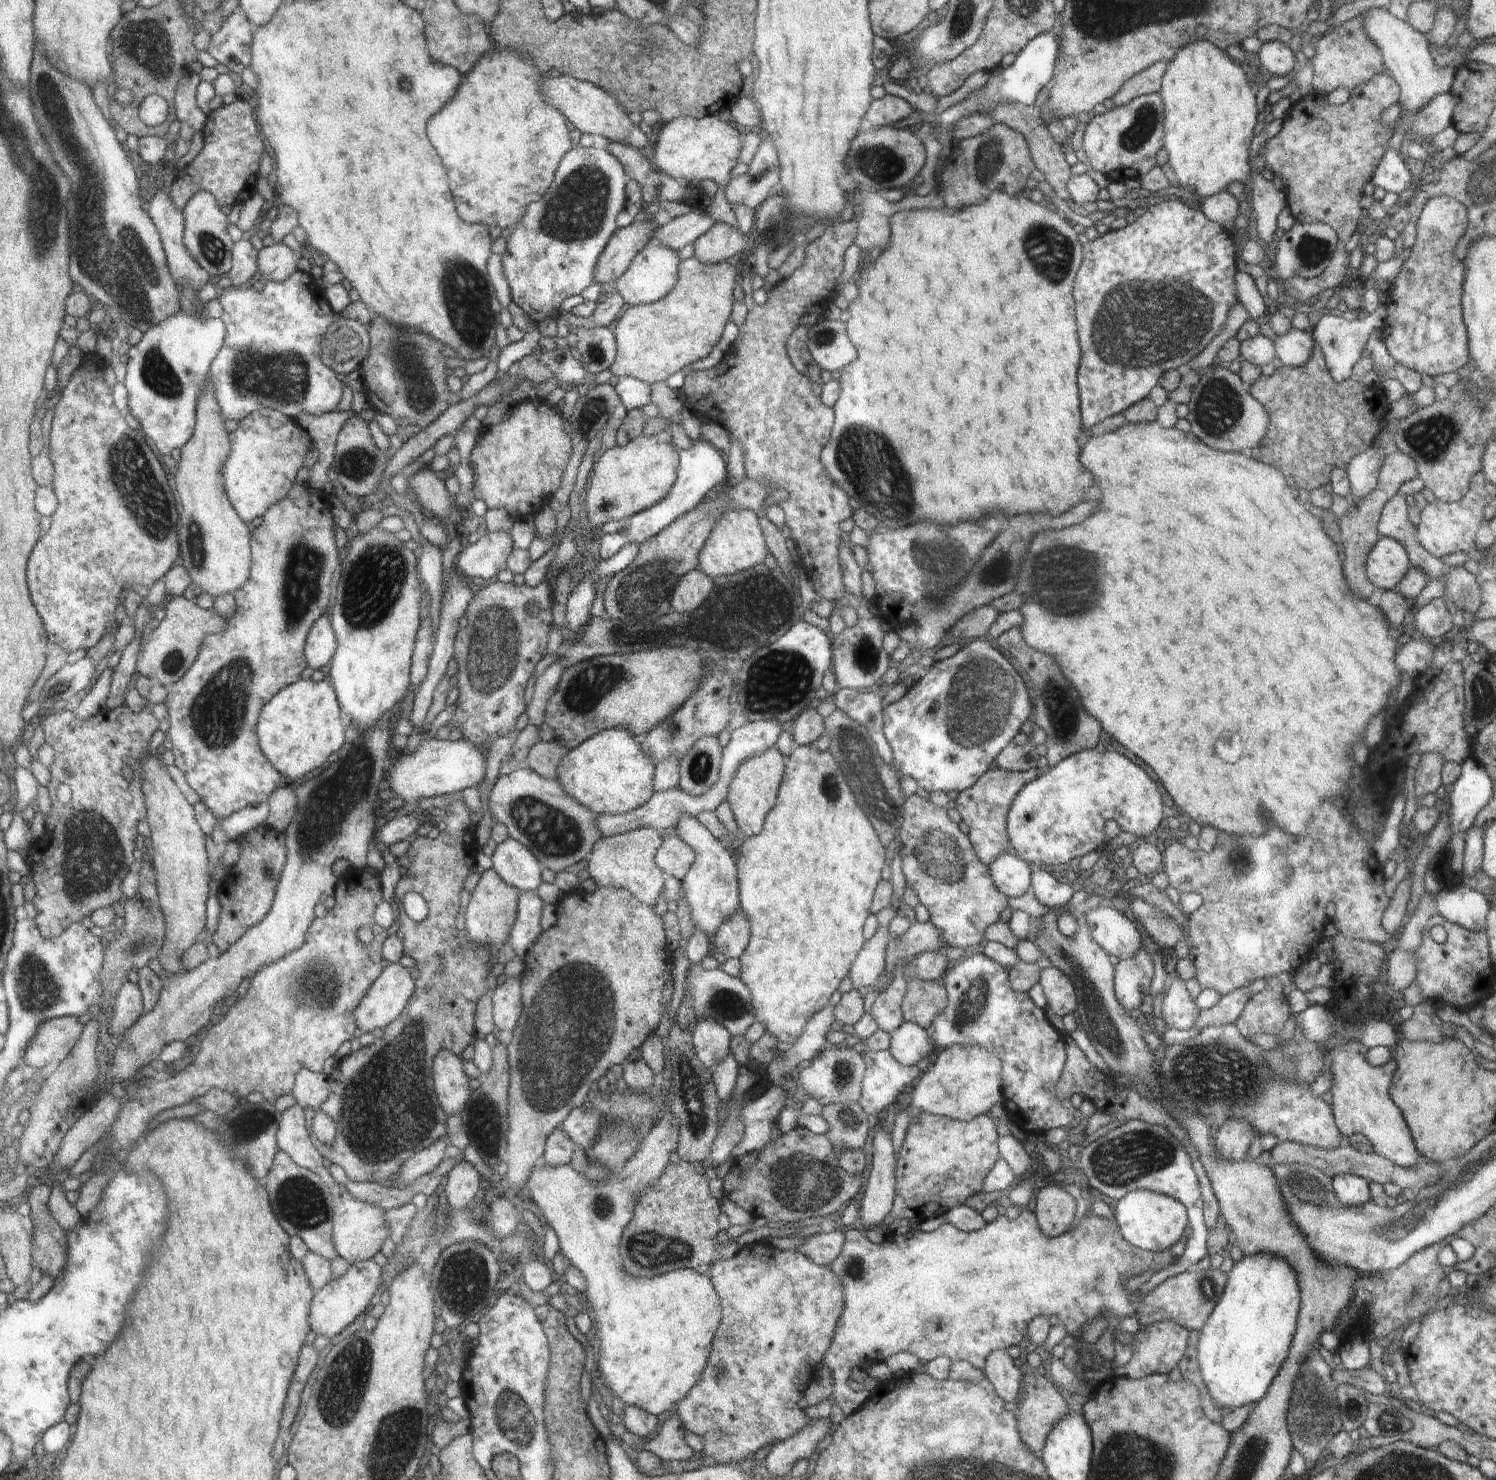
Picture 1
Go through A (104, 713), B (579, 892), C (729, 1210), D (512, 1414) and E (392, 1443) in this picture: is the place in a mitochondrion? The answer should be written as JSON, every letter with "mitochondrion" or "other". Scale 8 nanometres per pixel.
{"A":"other","B":"other","C":"other","D":"mitochondrion","E":"mitochondrion"}

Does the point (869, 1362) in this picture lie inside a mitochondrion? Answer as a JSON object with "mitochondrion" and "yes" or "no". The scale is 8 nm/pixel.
{"mitochondrion":"no"}

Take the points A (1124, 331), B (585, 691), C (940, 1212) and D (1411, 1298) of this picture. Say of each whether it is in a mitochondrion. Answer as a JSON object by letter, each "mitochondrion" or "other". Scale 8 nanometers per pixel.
{"A":"mitochondrion","B":"mitochondrion","C":"other","D":"mitochondrion"}

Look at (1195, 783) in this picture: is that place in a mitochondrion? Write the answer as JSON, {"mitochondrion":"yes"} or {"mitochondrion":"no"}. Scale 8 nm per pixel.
{"mitochondrion":"no"}

